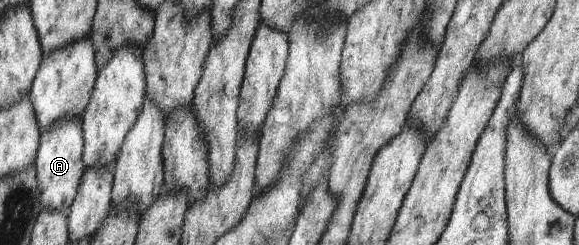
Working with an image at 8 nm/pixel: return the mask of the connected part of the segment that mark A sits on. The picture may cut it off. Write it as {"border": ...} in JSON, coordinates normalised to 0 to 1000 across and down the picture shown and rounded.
{"border":[[[142,469],[107,482],[92,502],[81,539],[73,543],[69,588],[62,637],[62,690],[73,784],[73,837],[78,857],[119,861],[138,788],[140,731],[150,690],[145,665],[149,588]]]}

